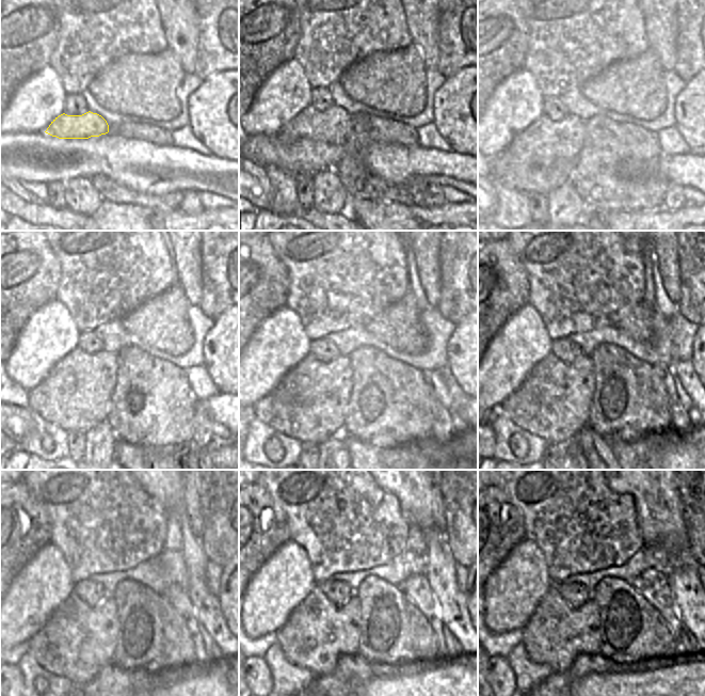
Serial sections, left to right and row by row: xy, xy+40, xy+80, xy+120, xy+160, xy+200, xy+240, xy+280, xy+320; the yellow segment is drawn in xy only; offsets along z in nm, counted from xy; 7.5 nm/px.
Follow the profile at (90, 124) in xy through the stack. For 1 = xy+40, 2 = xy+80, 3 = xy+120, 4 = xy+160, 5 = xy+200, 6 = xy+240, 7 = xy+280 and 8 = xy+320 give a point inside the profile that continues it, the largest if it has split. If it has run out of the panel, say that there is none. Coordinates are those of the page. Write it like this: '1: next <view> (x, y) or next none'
1: next xy+40 (331, 128)
2: next xy+80 (543, 156)
3: next xy+120 (75, 395)
4: next xy+160 (309, 404)
5: next xy+200 (554, 401)
6: next xy+240 (78, 639)
7: next xy+280 (317, 632)
8: next xy+320 (556, 633)

